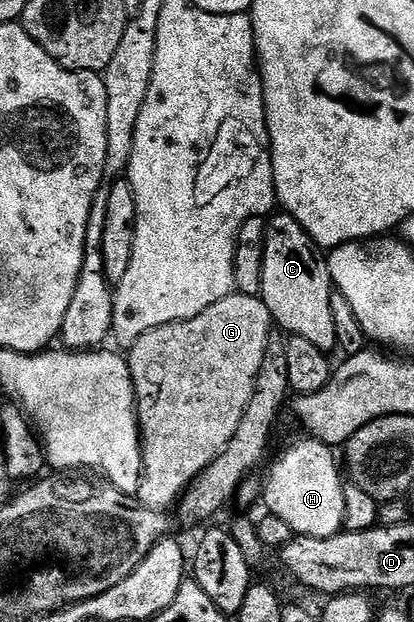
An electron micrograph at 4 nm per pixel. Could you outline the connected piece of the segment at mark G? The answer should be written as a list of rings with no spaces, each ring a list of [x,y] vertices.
[[[232,293],[224,296],[224,300],[216,300],[212,308],[204,308],[200,316],[192,316],[188,320],[180,320],[172,324],[164,324],[160,328],[152,328],[136,340],[134,346],[129,347],[128,361],[130,364],[130,375],[134,381],[134,405],[138,407],[138,432],[142,435],[142,479],[138,485],[137,499],[146,506],[151,506],[153,510],[163,512],[169,511],[169,506],[173,502],[177,503],[182,495],[186,493],[187,488],[193,484],[194,479],[204,472],[220,456],[220,452],[226,450],[228,440],[236,436],[236,428],[244,416],[244,408],[248,408],[248,400],[252,400],[254,391],[254,381],[260,372],[260,364],[264,364],[264,352],[272,340],[272,327],[274,326],[274,317],[270,314],[268,304],[264,304],[261,296],[256,294]]]

